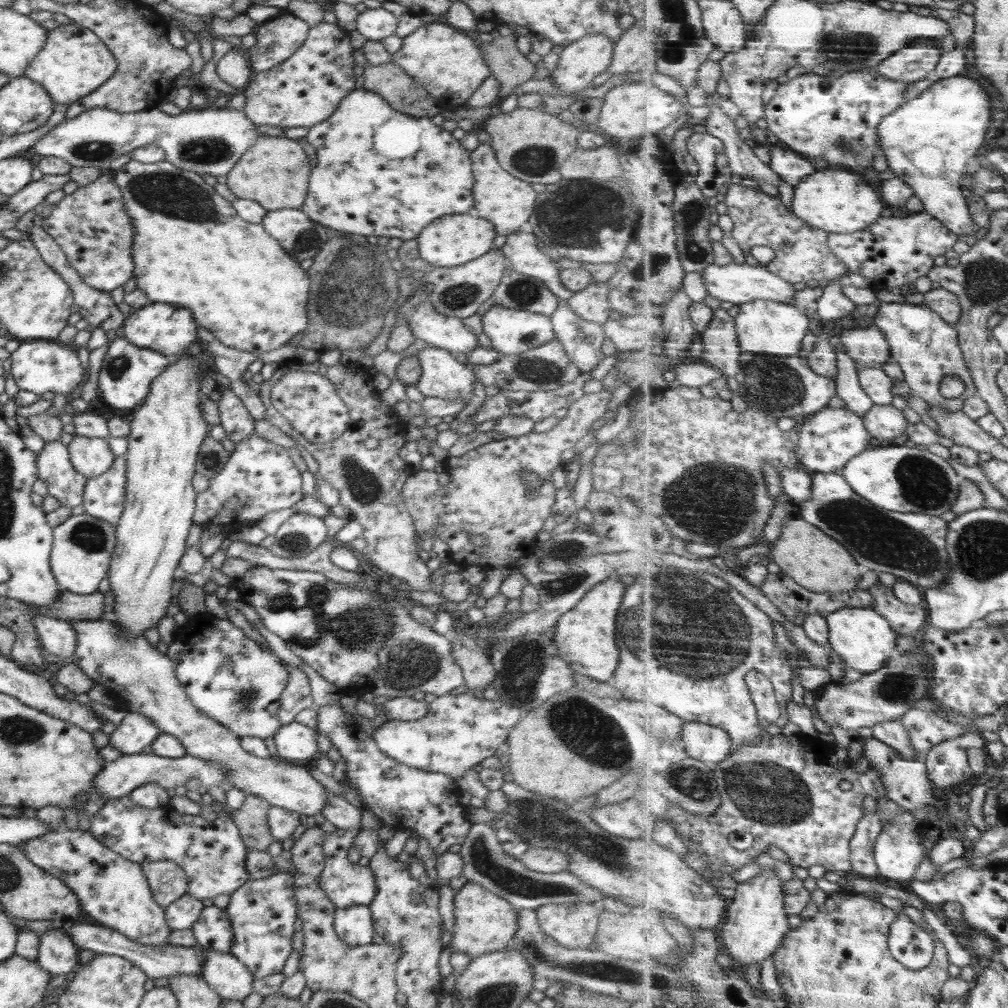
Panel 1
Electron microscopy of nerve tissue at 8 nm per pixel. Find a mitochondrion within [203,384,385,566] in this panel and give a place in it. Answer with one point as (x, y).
(362, 484)

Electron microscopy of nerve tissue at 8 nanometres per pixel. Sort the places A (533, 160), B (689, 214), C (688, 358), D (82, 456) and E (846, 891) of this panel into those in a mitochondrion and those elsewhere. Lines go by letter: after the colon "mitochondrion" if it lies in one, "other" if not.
A: mitochondrion
B: mitochondrion
C: other
D: other
E: other

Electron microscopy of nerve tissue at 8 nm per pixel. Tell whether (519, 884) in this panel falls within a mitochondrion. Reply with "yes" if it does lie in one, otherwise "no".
yes

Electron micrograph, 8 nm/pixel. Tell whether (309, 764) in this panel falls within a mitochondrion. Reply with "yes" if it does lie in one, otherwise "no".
no

